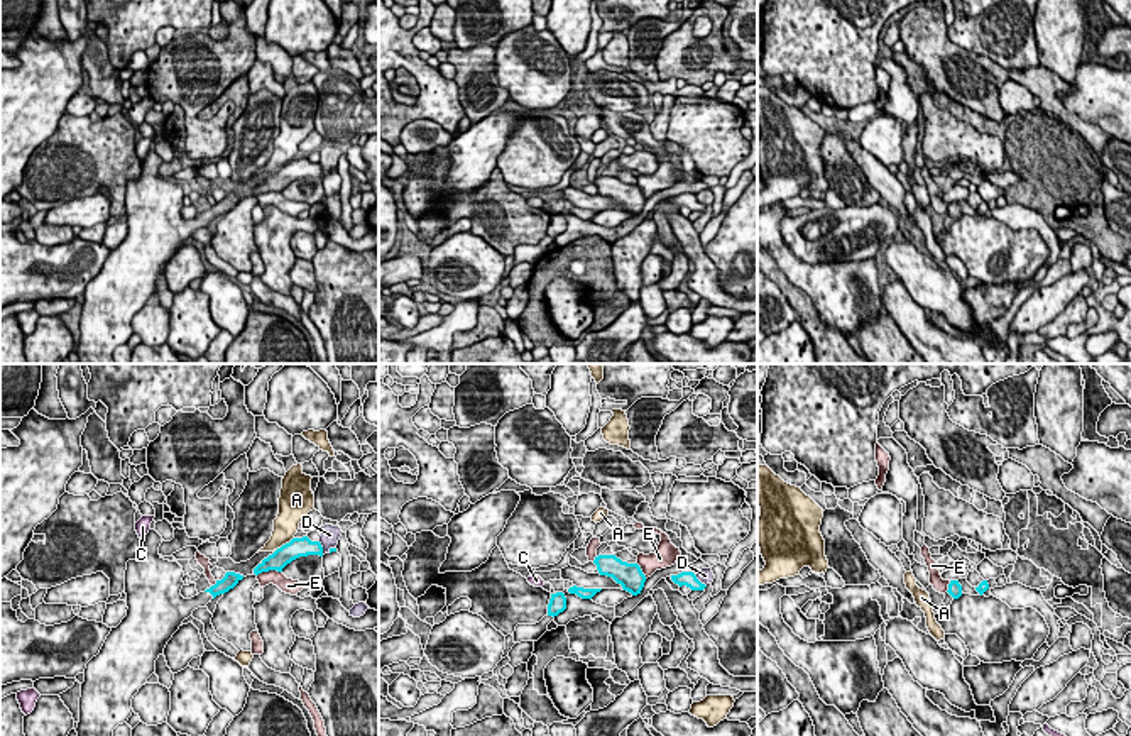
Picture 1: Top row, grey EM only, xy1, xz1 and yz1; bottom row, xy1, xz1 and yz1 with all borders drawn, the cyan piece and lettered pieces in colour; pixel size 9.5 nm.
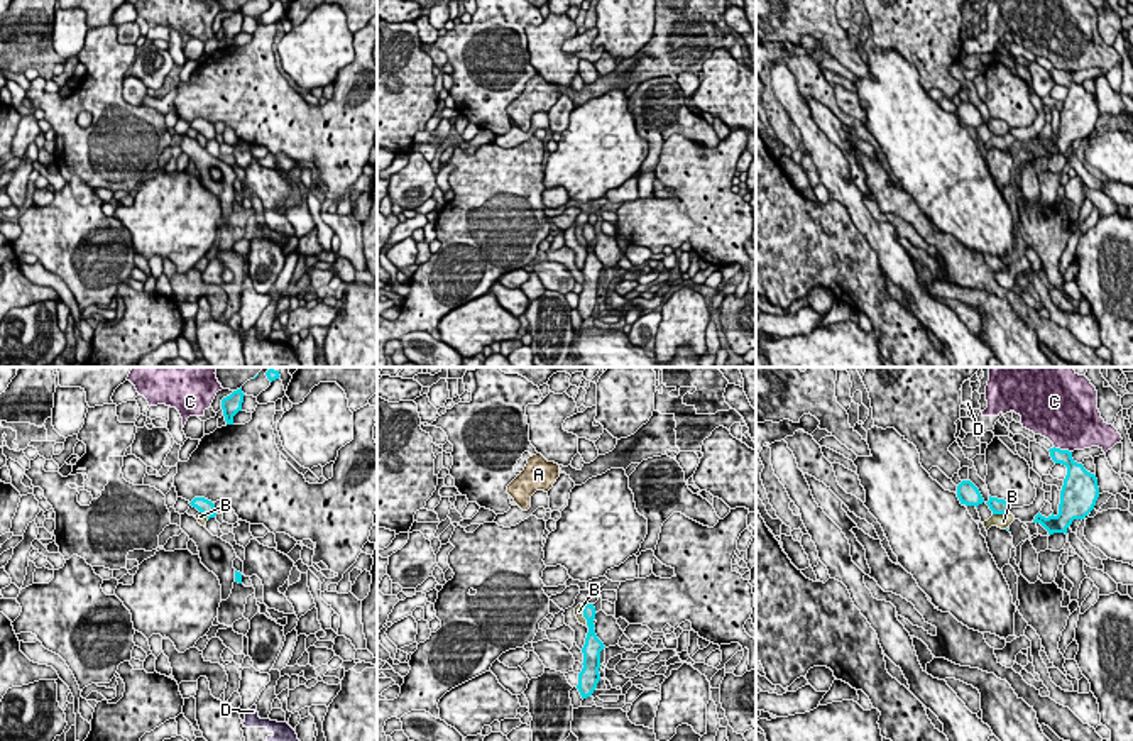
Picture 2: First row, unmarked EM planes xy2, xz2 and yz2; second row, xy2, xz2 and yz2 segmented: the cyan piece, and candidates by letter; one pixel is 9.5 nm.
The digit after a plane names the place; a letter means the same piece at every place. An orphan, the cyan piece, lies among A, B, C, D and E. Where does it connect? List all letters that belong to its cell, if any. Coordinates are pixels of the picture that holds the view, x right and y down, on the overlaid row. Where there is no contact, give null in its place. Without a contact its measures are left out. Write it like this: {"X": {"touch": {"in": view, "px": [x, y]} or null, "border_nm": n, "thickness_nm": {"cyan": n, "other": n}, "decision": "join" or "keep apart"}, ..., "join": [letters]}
{"A": {"touch": {"in": "xy1", "px": [286, 543]}, "border_nm": 220, "thickness_nm": {"cyan": 190, "other": 240}, "decision": "keep apart"}, "B": {"touch": {"in": "yz2", "px": [1000, 513]}, "border_nm": 160, "thickness_nm": {"cyan": 160, "other": 140}, "decision": "keep apart"}, "C": {"touch": {"in": "yz2", "px": [1062, 450]}, "border_nm": 190, "thickness_nm": {"cyan": 190, "other": 480}, "decision": "keep apart"}, "D": {"touch": {"in": "xz1", "px": [699, 581]}, "border_nm": 170, "thickness_nm": {"cyan": 140, "other": 160}, "decision": "keep apart"}, "E": {"touch": {"in": "xy1", "px": [269, 569]}, "border_nm": 240, "thickness_nm": {"cyan": 180, "other": 140}, "decision": "keep apart"}, "join": []}

